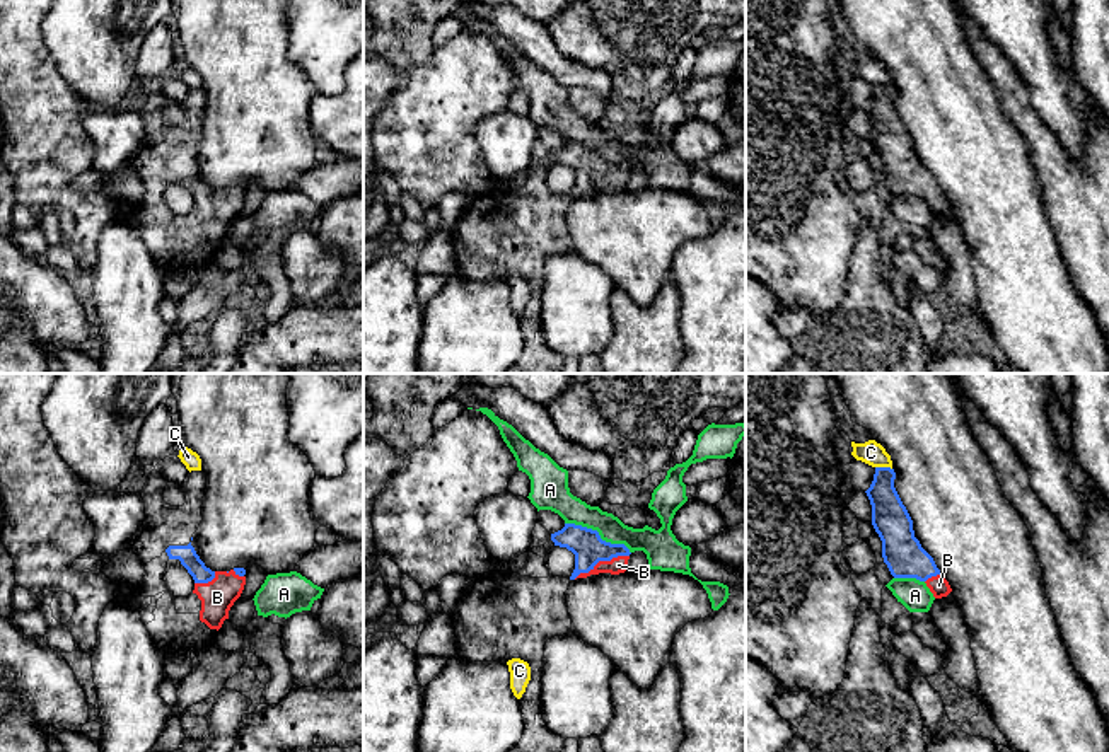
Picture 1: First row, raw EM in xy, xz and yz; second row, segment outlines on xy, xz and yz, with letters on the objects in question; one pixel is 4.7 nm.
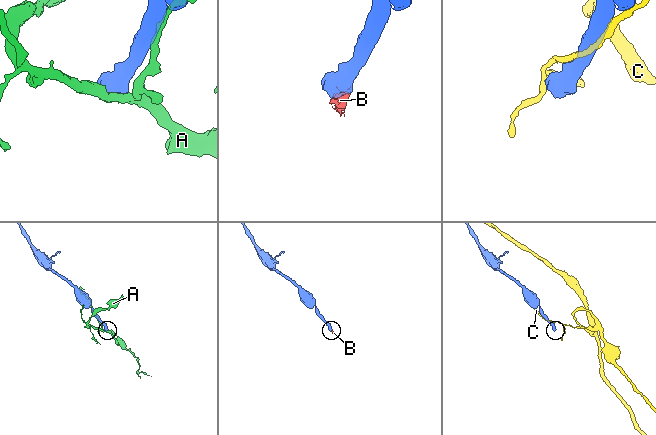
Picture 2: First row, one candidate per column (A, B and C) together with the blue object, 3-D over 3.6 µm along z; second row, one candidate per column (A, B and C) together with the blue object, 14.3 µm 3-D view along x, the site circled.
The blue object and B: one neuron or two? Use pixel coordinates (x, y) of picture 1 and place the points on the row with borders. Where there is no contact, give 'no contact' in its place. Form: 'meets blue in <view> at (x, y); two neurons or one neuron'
meets blue in xz at (601, 560); one neuron

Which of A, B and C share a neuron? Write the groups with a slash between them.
A / B / C

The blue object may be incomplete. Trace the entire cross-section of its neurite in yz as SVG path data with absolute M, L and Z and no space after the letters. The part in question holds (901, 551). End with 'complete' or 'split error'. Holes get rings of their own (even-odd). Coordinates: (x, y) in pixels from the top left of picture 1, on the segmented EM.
M875 467L874 481L865 491L872 505L872 525L882 541L884 563L894 578L916 578L926 583L935 599L947 597L952 588L914 537L913 520L894 479L894 469Z; split error

